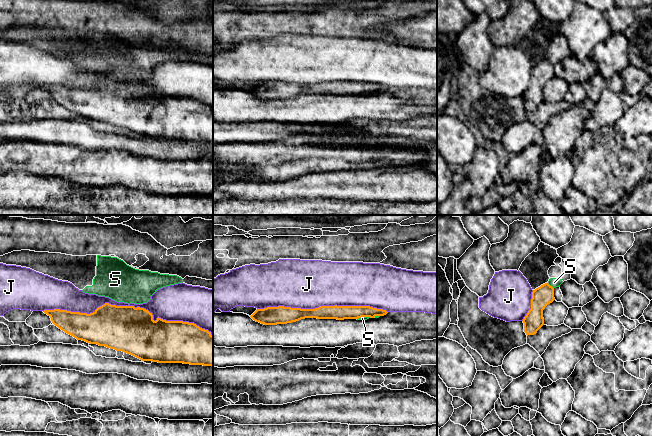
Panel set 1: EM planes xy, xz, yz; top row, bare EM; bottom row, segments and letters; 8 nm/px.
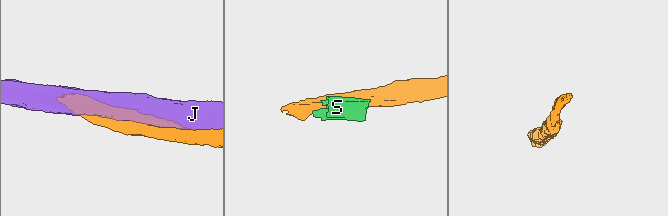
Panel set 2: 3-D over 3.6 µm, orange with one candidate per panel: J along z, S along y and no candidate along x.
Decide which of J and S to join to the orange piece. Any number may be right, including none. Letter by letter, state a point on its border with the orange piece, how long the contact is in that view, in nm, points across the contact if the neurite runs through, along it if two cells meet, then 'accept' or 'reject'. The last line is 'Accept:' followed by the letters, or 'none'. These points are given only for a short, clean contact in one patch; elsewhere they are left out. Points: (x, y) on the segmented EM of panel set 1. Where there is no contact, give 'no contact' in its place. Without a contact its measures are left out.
J: xy (130, 306) | 1400 nm | reject
S: yz (549, 285) | 70 nm | reject
Accept: none

